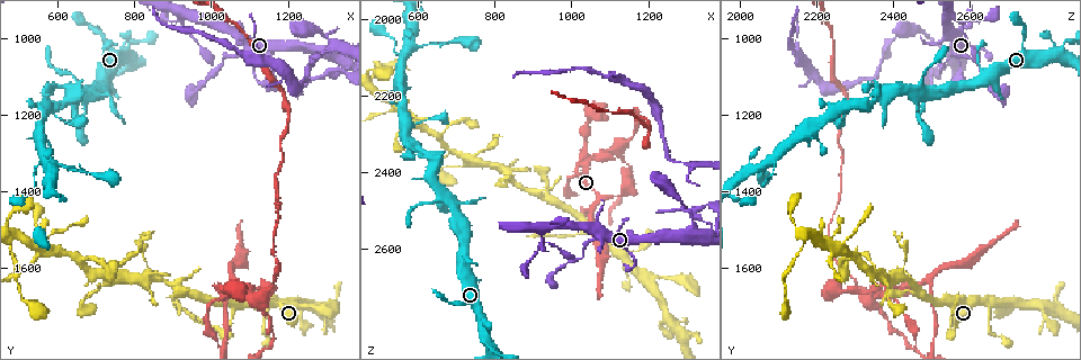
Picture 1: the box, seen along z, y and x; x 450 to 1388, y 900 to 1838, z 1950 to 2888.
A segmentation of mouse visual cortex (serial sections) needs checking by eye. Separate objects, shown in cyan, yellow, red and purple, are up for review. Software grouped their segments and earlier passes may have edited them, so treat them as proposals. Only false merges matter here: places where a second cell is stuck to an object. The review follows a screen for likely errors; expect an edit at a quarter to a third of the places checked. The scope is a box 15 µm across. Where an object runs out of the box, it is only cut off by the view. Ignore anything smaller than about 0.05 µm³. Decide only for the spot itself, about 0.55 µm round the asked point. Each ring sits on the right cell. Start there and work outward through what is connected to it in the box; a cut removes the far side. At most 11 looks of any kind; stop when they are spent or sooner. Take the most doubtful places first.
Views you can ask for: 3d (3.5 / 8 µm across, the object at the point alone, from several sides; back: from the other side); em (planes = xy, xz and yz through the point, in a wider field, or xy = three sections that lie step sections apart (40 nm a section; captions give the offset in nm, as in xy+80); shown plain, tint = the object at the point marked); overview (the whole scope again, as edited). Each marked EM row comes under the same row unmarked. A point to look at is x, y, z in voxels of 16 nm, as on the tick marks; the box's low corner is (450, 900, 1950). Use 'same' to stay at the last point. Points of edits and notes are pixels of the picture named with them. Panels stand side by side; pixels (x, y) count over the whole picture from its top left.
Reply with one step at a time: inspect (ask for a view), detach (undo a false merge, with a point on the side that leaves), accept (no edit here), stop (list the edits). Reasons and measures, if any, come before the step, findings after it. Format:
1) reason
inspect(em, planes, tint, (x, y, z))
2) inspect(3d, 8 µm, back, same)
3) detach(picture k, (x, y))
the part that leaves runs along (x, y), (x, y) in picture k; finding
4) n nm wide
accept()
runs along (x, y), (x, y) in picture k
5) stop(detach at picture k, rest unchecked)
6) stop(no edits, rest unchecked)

sharp bend
inspect(3d, 3.5 µm, (1115, 1685, 2340))

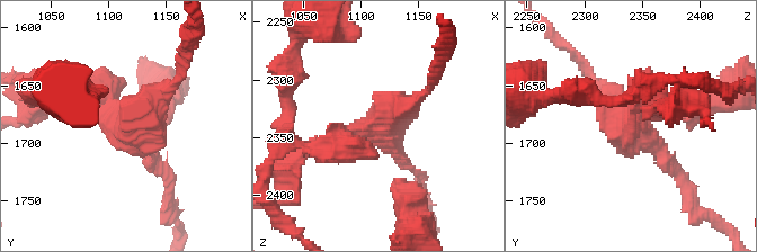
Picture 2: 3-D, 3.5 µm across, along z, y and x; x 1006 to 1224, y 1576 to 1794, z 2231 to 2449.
3 arms; arms of 200, 200, 400 nm; shape alone is not enough
inspect(em, xy, step 2, tint, (1118, 1682, 2336))

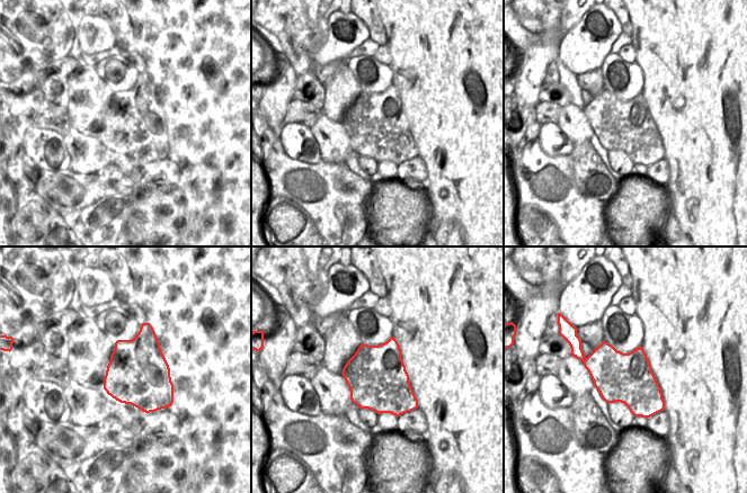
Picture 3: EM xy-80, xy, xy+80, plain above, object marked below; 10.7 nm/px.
650 nm wide
detach(picture 2, (604, 111))
border along (586, 358), (583, 361) in picture 3; two cells meet here

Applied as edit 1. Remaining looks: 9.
see it whole again
inspect(overview)

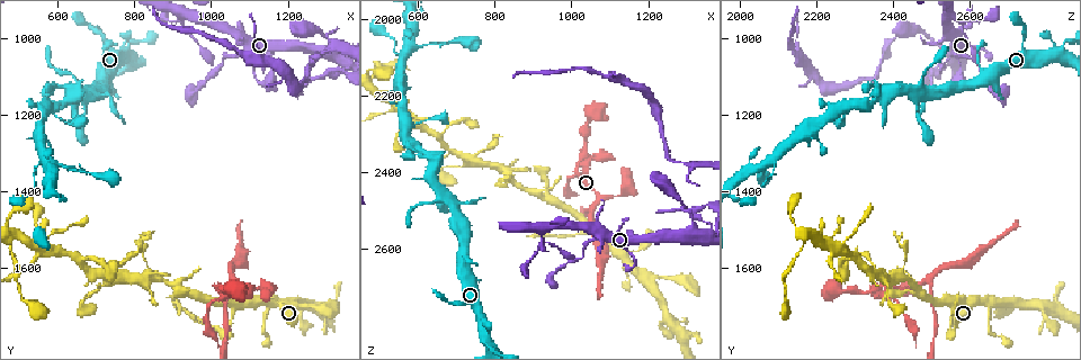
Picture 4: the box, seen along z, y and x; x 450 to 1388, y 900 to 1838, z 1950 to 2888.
inspect(3d, 3.5 µm, (1040, 1775, 2555))

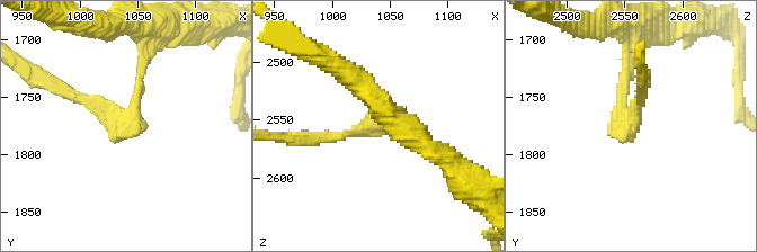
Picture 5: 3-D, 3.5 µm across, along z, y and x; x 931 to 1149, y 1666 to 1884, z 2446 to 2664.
arms of 150, 150 nm; need the tissue
inspect(em, xy, step 1, tint, (1040, 1770, 2554))

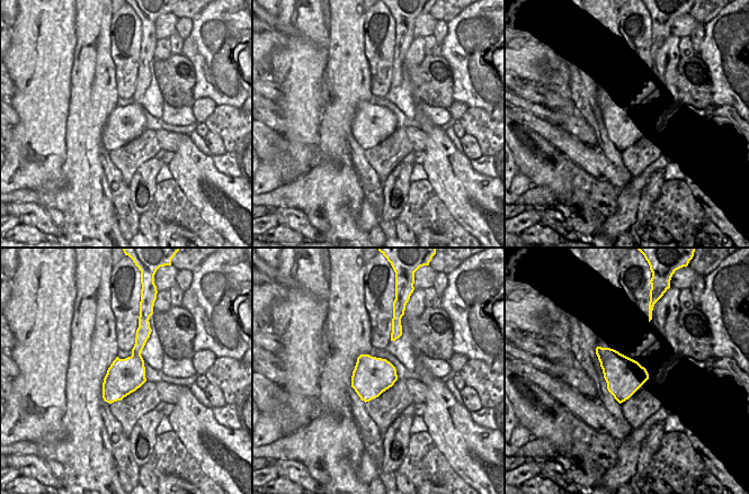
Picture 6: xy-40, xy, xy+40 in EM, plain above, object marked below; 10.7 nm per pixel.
accept()
runs along (145, 56), (125, 122), (63, 90) in picture 5; all the same cell

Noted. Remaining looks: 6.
a fork
inspect(3d, 3.5 µm, (1320, 1085, 2515))

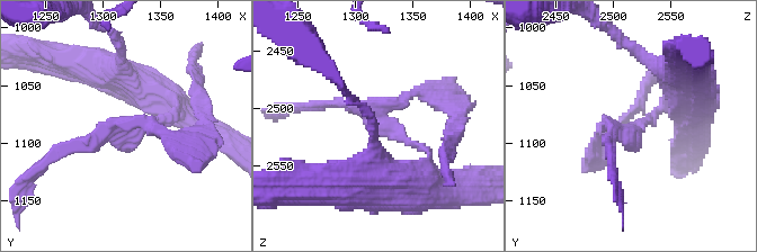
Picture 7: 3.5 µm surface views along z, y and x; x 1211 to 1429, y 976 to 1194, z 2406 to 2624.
need the tissue
inspect(em, xy, step 1, tint, (1326, 1090, 2514))

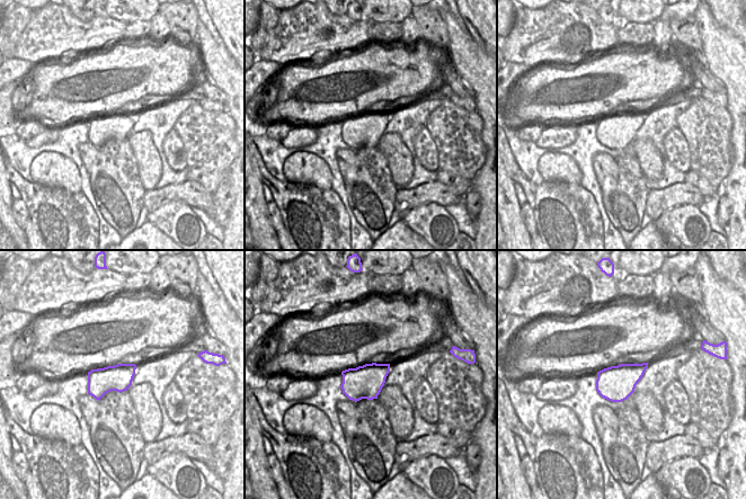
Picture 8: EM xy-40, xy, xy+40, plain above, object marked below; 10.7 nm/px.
detach(picture 7, (161, 128))
the part that leaves runs along (383, 113), (425, 92), (453, 109), (453, 127) in picture 7; a second cell is stuck on

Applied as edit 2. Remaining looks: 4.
redraw
inspect(overview)

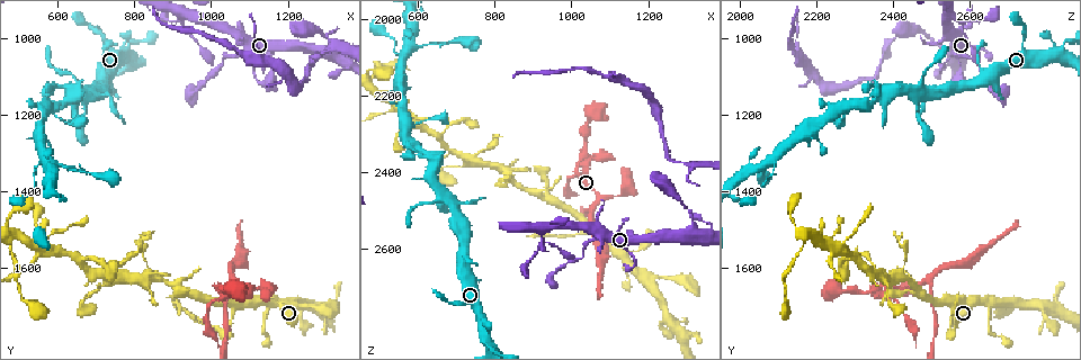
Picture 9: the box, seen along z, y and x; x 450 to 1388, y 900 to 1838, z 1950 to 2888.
three arms meet
inspect(3d, 3.5 µm, (1050, 1640, 2490))

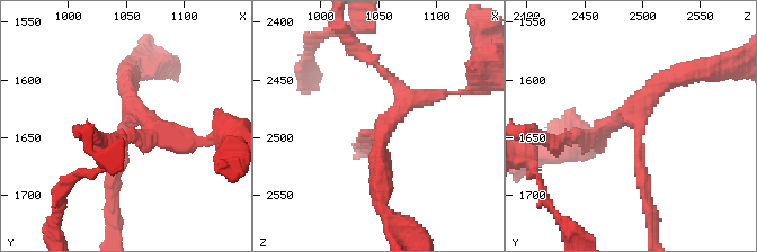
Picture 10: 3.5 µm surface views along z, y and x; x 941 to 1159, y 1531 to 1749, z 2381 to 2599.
3 arms; arms of 200, 200, 250 nm
inspect(em, xy, step 2, tint, (1050, 1636, 2492))

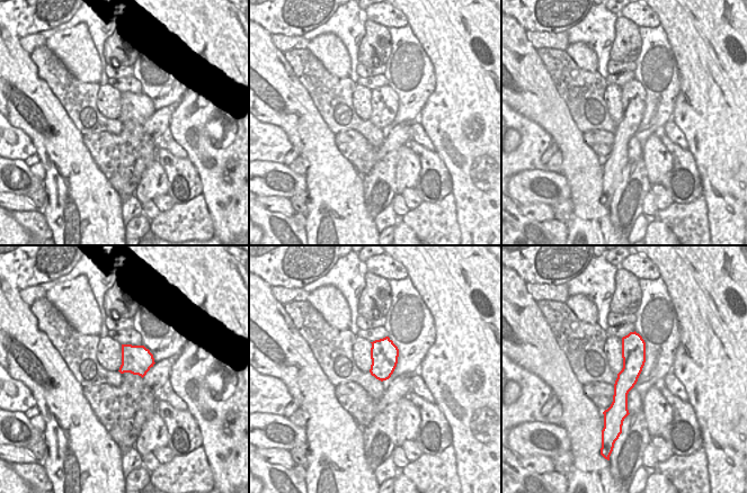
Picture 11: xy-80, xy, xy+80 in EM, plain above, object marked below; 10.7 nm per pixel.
accept()
runs along (586, 135), (629, 111), (647, 190) in picture 10; all the same cell

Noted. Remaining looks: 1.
stop(detach at picture 2, detach at picture 7, rest unchecked)

